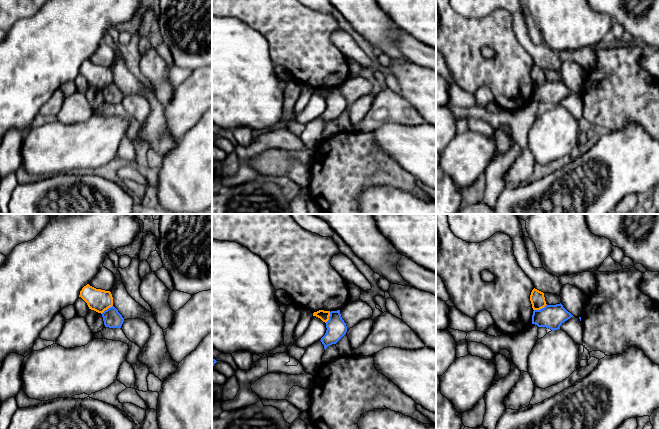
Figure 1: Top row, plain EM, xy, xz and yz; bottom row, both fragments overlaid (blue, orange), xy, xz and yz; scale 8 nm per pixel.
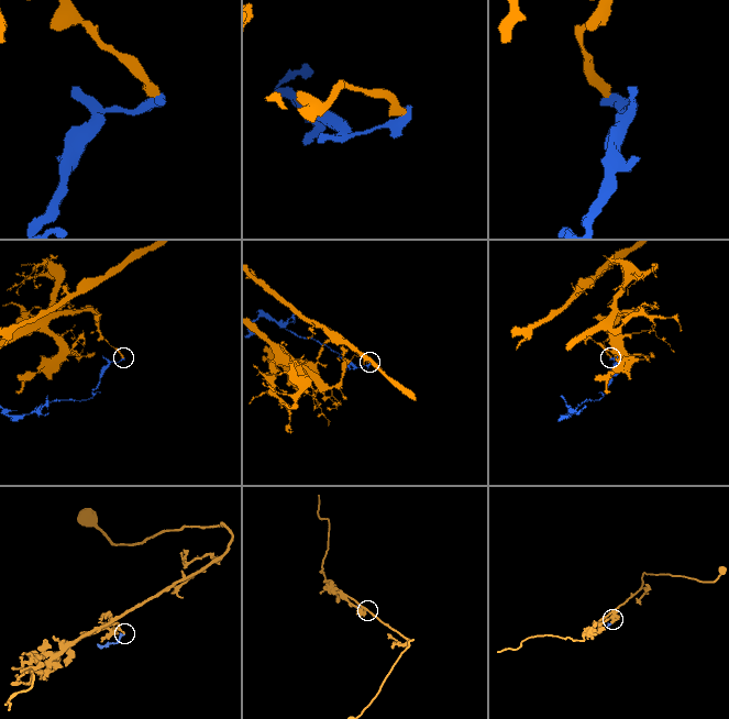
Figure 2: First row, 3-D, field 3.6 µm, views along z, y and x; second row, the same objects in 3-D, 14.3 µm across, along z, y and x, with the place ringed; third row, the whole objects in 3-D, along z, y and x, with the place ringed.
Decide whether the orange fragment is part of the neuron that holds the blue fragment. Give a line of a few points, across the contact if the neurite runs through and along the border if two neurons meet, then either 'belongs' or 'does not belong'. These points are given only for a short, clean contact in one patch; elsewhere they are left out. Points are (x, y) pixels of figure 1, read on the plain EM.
line yz (546, 80), (534, 86); does not belong

